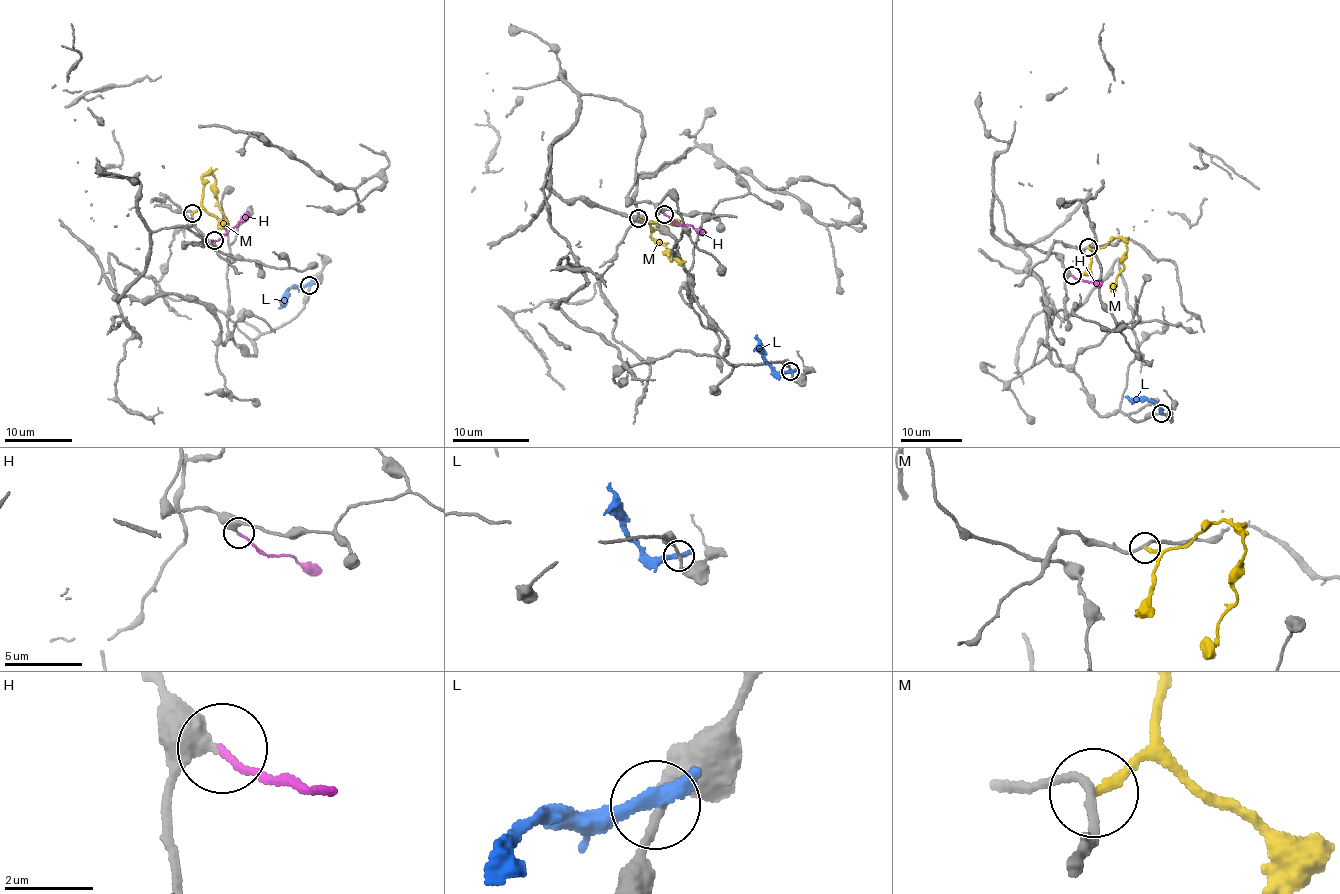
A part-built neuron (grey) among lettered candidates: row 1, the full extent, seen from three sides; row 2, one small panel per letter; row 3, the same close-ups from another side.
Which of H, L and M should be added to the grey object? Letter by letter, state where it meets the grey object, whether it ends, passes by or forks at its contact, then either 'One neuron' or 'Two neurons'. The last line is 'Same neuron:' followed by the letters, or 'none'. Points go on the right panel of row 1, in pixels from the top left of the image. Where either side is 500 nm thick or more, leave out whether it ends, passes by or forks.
H: Touches grey at (1072, 275). It ends there. One neuron
L: Touches grey at (1161, 413). It ends there. Two neurons
M: Touches grey at (1088, 247). It ends there. Two neurons
Same neuron: H

